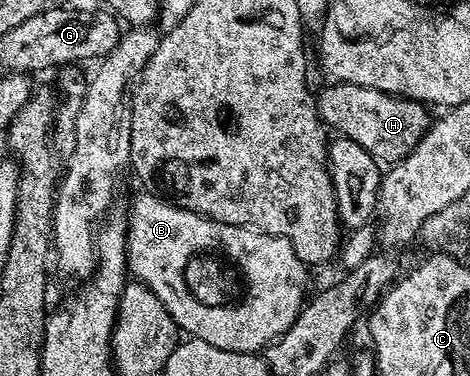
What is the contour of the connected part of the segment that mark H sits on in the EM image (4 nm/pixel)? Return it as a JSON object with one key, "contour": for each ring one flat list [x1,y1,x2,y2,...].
{"contour":[[348,82,330,85,317,94,320,118,332,131,336,130,336,135,361,144,361,148,369,151,380,163,402,161,425,137,432,125,433,118,427,115,428,107,413,98,386,94,377,88,365,88]]}

